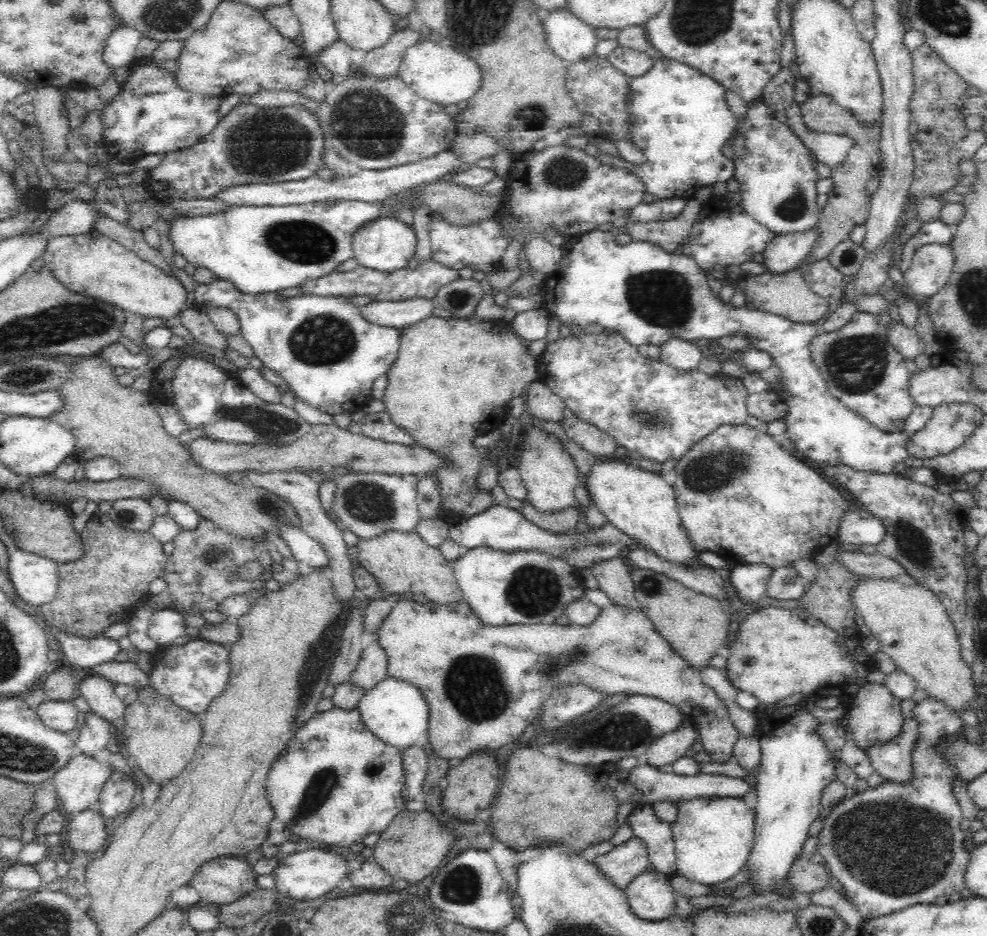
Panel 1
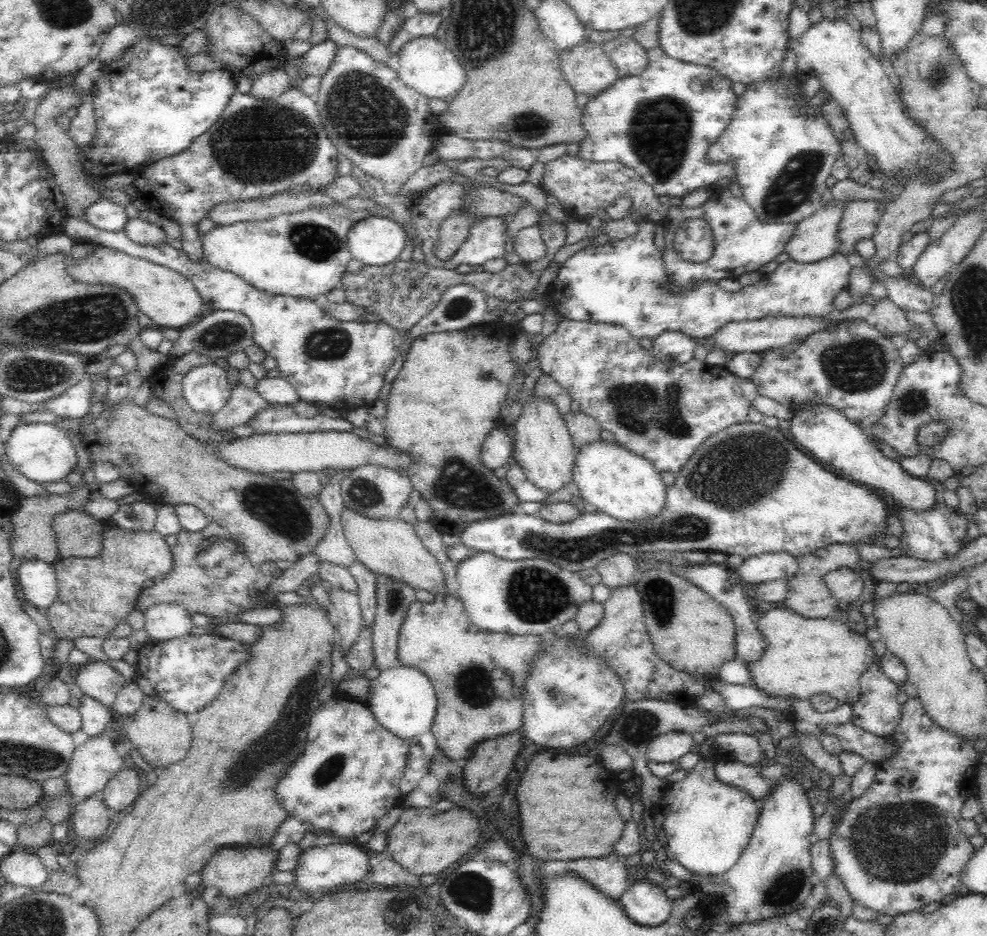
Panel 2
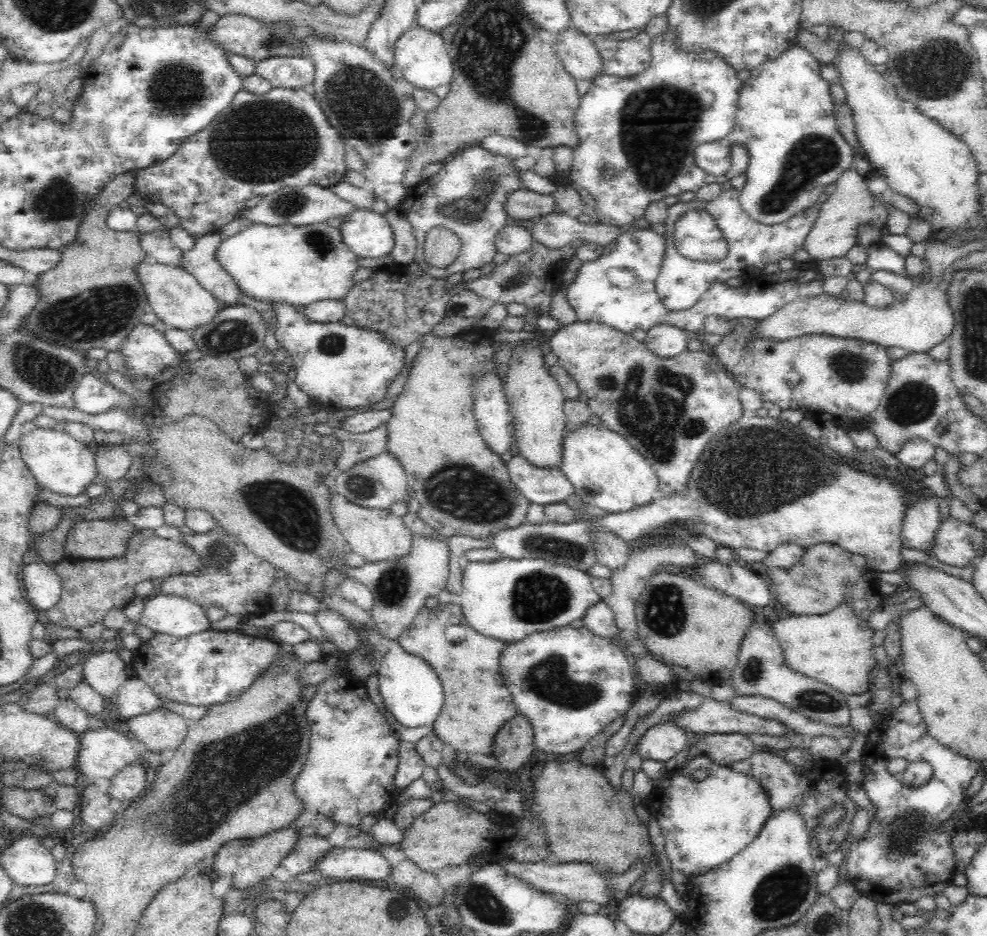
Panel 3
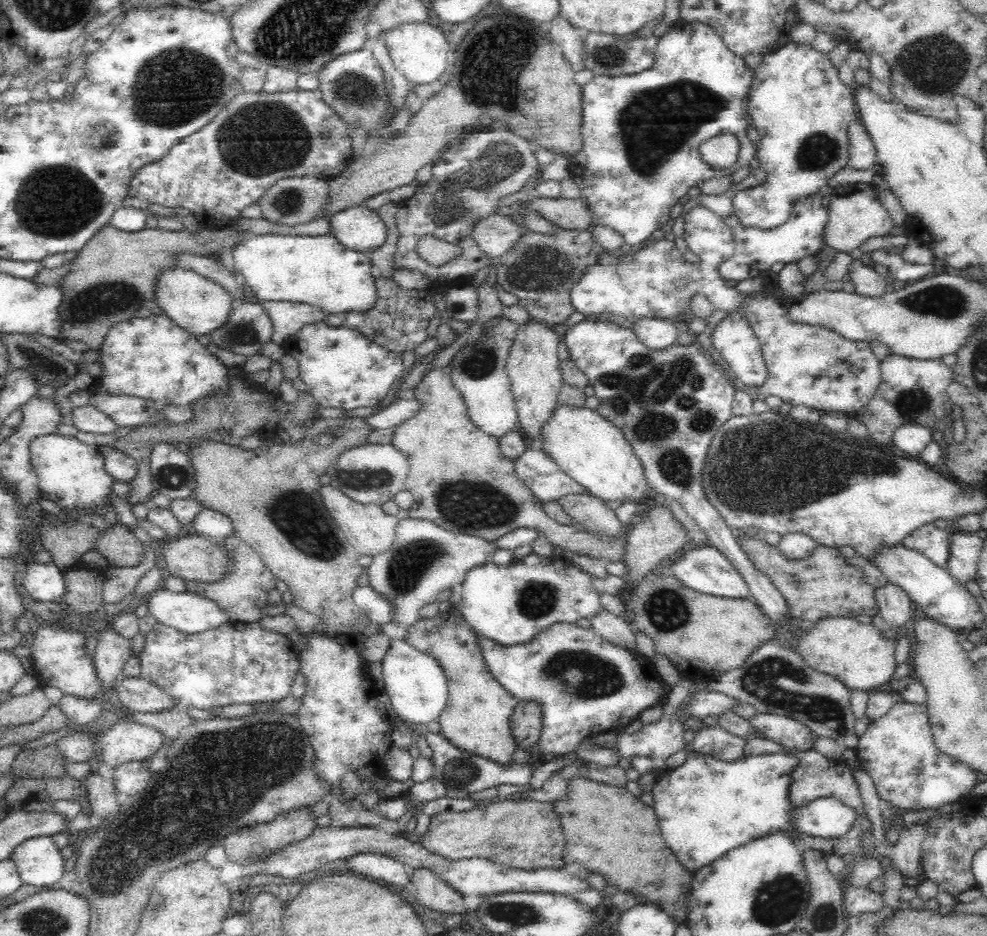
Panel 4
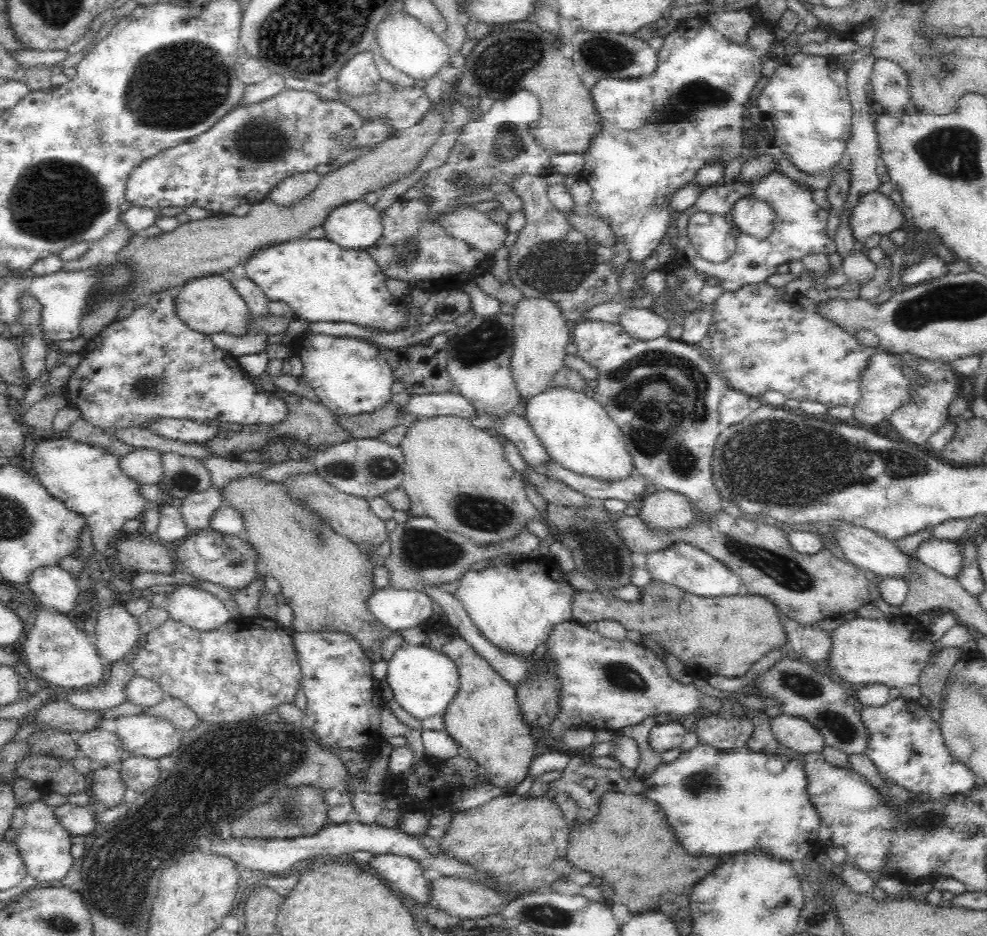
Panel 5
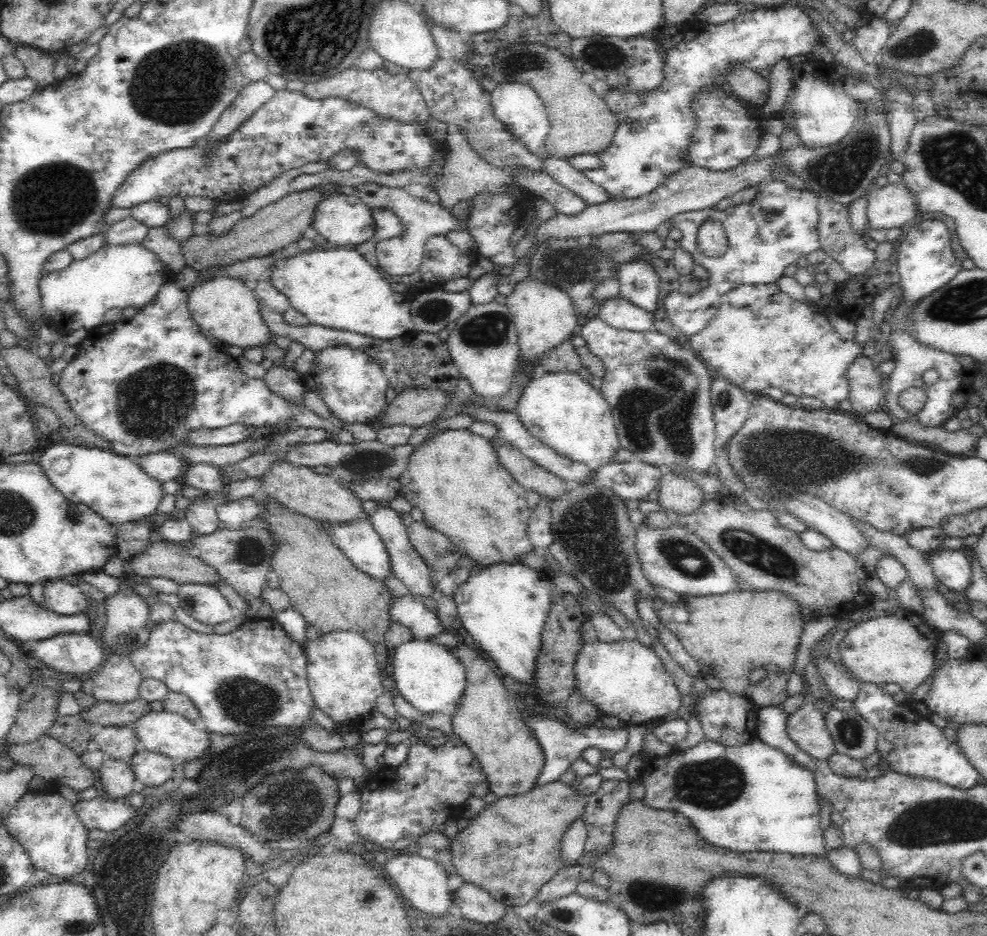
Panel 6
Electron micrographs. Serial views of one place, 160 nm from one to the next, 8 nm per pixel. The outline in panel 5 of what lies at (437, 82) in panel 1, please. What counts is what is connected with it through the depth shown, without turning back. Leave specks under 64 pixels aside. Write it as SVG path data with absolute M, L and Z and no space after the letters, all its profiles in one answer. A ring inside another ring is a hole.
M397 7L383 18L377 31L375 45L379 46L383 57L396 70L411 76L414 80L427 81L436 76L436 73L447 65L450 54L444 37L436 35L429 27Z

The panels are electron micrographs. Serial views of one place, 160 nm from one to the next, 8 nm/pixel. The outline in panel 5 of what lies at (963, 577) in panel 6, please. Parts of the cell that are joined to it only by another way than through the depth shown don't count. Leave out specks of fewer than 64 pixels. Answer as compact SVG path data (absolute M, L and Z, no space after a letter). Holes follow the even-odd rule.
M931 536L918 545L915 553L926 567L950 578L956 579L958 570L962 568L958 542L952 540Z

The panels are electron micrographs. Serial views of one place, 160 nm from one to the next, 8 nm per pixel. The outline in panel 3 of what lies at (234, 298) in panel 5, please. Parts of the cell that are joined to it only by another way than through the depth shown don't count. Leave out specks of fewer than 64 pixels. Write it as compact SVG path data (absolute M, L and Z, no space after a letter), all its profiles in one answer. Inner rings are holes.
M147 259L134 264L134 273L144 289L150 310L168 326L180 330L190 330L194 326L210 322L223 307L208 290L200 286L192 274L186 272L182 267Z

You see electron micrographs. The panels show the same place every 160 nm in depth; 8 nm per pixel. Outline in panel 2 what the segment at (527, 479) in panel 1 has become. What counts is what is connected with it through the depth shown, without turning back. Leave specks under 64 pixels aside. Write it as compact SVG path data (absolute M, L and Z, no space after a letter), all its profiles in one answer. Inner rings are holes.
M532 396L522 416L514 423L512 461L522 467L524 476L545 494L554 495L573 480L576 454L572 452L574 442L565 426L563 416L549 400L539 400Z

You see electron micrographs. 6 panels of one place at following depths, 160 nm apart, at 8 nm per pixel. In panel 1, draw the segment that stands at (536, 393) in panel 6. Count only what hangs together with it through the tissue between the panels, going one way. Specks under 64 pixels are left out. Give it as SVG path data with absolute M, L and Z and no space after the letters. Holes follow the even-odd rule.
M603 457L592 466L587 484L590 497L610 524L632 537L639 546L674 565L698 564L699 550L682 526L675 490L660 475L638 467L633 461L628 464L614 457Z

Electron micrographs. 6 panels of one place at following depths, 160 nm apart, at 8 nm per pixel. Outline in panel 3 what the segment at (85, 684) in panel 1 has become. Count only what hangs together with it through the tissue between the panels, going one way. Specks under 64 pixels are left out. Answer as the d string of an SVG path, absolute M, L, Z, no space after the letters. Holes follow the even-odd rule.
M114 651L86 653L82 678L96 693L109 701L116 696L117 690L129 678L125 668L126 664Z

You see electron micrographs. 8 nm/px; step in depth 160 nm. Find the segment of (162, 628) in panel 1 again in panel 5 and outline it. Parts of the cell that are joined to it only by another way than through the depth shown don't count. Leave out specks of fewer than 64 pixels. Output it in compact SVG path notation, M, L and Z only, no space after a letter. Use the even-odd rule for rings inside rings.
M180 585L166 594L162 607L168 618L202 631L220 628L232 618L218 597L190 585Z

